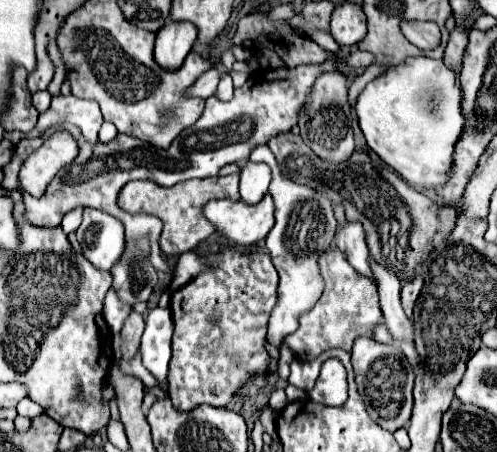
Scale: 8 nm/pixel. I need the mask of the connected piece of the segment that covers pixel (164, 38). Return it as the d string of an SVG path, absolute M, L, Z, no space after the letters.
M167 22L167 26L157 32L155 40L155 62L165 70L177 70L197 38L197 28L189 22Z

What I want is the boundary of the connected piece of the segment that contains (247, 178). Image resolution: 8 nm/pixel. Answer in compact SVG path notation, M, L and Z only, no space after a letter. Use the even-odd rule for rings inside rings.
M247 162L241 168L241 200L247 204L257 204L261 202L261 198L267 194L271 182L271 170L265 164L255 164L255 162Z

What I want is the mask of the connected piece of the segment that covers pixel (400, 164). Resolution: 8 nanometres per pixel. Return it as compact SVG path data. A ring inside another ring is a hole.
M407 58L403 64L389 68L375 80L371 80L365 90L359 94L357 100L357 116L359 126L365 134L367 146L395 172L403 176L413 188L417 190L437 190L445 186L449 180L449 174L453 172L453 152L459 139L463 126L465 126L465 114L463 114L463 90L457 84L455 78L457 72L447 68L443 60L433 58Z

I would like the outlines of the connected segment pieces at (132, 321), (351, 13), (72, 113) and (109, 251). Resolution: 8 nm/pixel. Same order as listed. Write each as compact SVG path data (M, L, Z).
M135 310L129 314L129 318L125 320L125 326L121 330L121 352L125 360L131 360L133 356L137 356L139 352L139 340L141 334L145 330L145 320L141 314L137 314Z
M343 2L343 4L335 6L335 10L333 10L331 36L341 46L353 46L353 44L361 42L367 34L365 20L367 18L365 18L361 6L351 4L351 2Z
M73 94L69 96L53 96L51 106L47 112L39 114L39 122L31 132L5 132L5 138L11 144L17 144L21 138L35 138L41 136L51 126L63 126L65 122L71 122L81 128L83 136L89 142L97 142L97 132L103 124L103 116L99 110L99 104L95 100L81 100Z
M87 208L83 212L83 222L75 234L83 248L85 258L101 270L111 270L111 266L123 254L125 248L123 224L111 214Z

